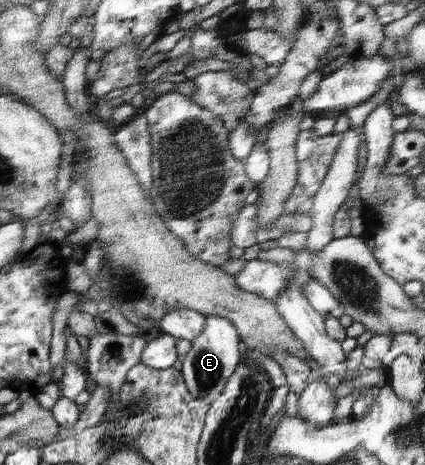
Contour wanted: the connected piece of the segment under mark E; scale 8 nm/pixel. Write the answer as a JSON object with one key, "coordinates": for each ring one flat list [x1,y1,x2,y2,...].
{"coordinates":[[205,315,205,326,201,334,192,340,192,347,185,355,180,370,185,377,186,387,193,396,197,396,199,400,213,402,223,392,227,380,241,362,239,342,238,330,231,321,223,317]]}

